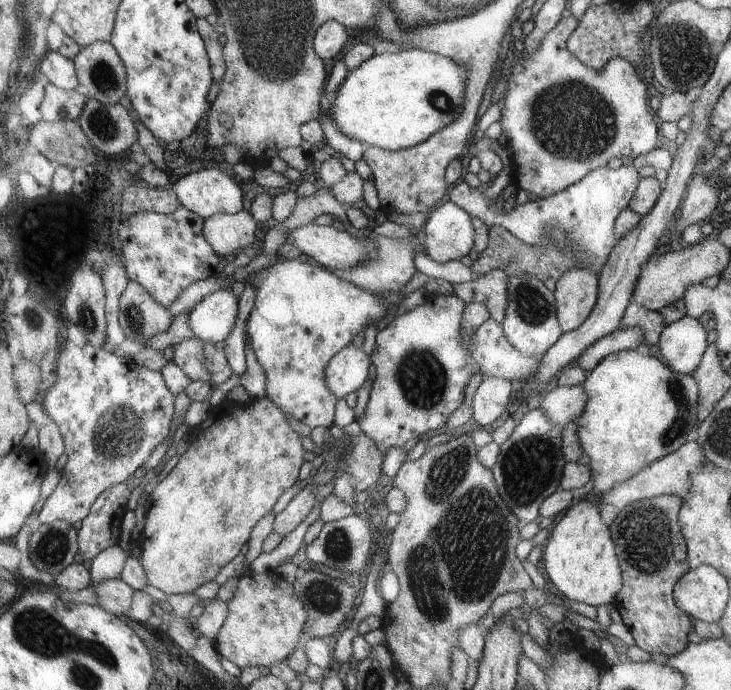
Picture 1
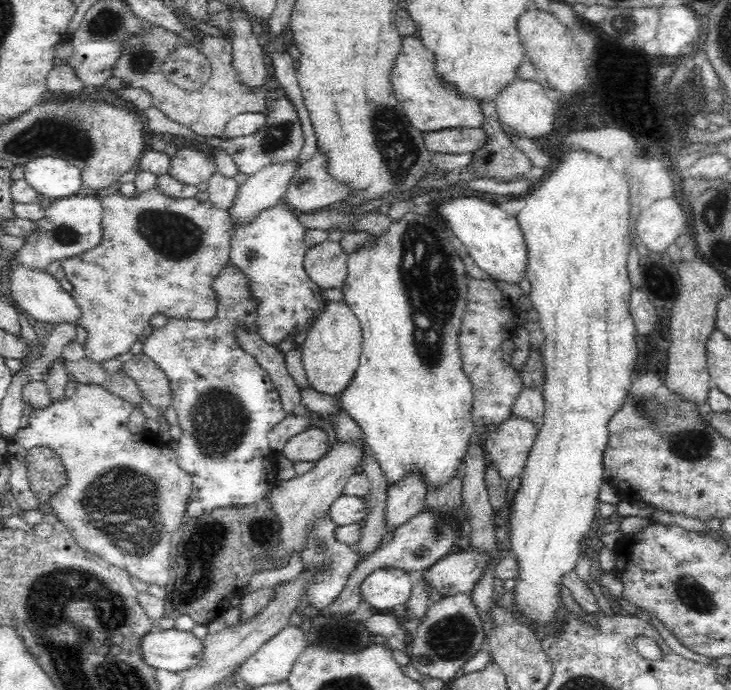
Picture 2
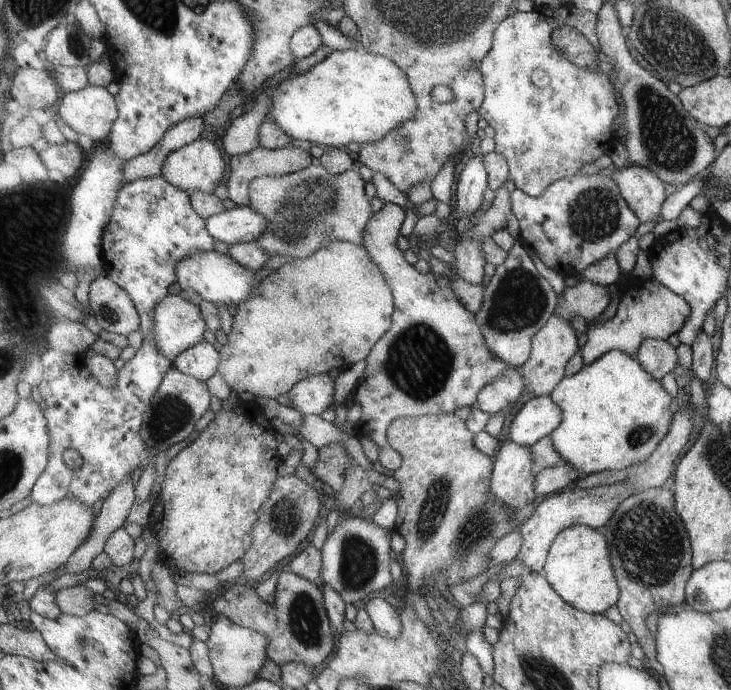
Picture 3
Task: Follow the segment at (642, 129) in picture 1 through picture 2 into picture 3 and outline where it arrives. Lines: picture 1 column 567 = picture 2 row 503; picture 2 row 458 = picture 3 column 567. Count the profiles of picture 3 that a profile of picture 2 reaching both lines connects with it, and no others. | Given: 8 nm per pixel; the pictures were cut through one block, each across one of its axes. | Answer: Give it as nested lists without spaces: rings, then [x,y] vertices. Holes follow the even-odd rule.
[[[569,6],[569,14],[561,22],[555,18],[547,18],[543,14],[543,8],[533,8],[527,14],[523,12],[511,14],[501,24],[501,28],[497,28],[493,52],[489,52],[489,56],[481,64],[477,64],[477,68],[485,74],[485,82],[487,82],[487,98],[479,114],[495,130],[497,152],[505,154],[505,160],[509,164],[509,180],[515,182],[517,190],[529,194],[531,198],[539,198],[545,192],[545,188],[549,188],[549,184],[569,178],[583,164],[593,164],[599,156],[609,154],[613,144],[619,142],[617,136],[611,138],[613,118],[617,116],[617,110],[619,110],[615,102],[613,82],[609,80],[613,64],[603,54],[599,38],[595,34],[597,18],[599,14],[583,12],[583,10],[577,10],[575,6]],[[559,26],[575,28],[593,44],[597,52],[597,60],[599,60],[599,66],[595,70],[579,68],[571,64],[569,60],[565,60],[565,56],[561,56],[555,50],[551,42],[551,32],[557,30]]]

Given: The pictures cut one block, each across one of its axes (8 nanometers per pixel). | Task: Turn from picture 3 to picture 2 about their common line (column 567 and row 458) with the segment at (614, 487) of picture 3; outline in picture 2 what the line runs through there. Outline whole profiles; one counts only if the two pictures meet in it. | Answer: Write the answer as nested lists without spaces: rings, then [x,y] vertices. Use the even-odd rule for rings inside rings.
[[[516,418],[498,424],[496,432],[486,438],[488,462],[498,470],[500,478],[510,482],[524,472],[528,454],[538,436],[538,426],[528,418]]]

